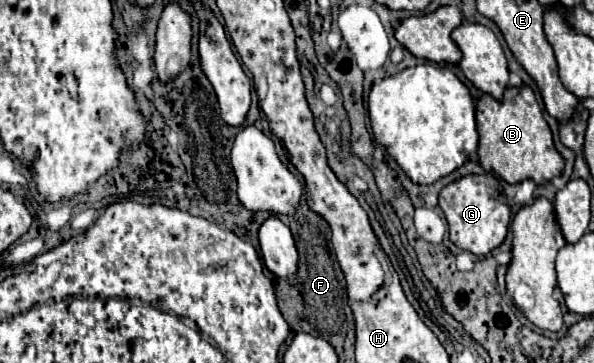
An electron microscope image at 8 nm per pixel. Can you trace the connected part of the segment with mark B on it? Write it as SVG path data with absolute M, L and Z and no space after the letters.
M509 86L501 102L483 94L475 104L475 120L479 132L479 164L485 170L495 172L501 180L517 184L531 178L537 184L545 184L563 172L563 158L553 144L551 128L529 86Z

